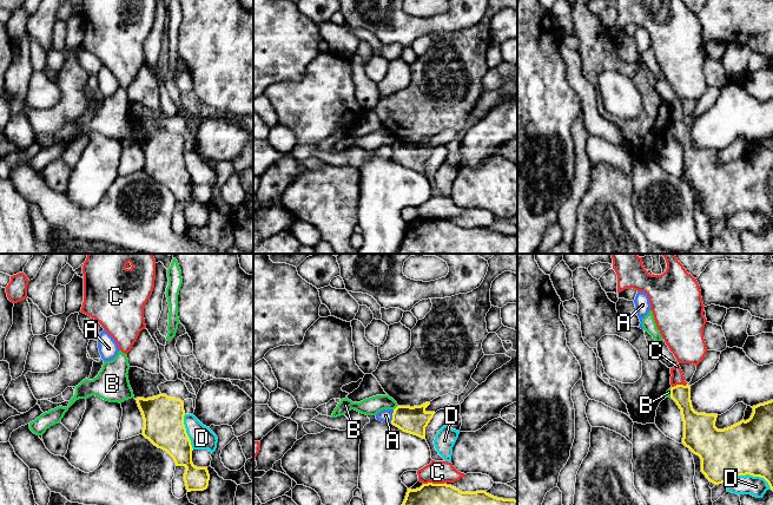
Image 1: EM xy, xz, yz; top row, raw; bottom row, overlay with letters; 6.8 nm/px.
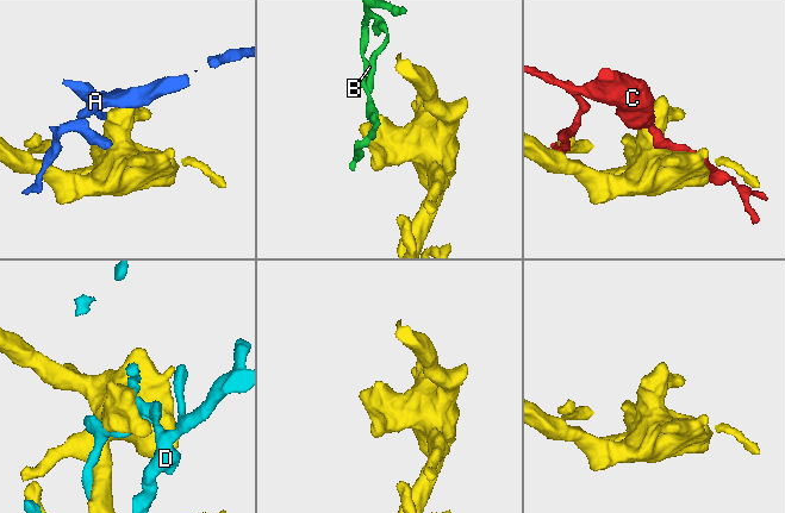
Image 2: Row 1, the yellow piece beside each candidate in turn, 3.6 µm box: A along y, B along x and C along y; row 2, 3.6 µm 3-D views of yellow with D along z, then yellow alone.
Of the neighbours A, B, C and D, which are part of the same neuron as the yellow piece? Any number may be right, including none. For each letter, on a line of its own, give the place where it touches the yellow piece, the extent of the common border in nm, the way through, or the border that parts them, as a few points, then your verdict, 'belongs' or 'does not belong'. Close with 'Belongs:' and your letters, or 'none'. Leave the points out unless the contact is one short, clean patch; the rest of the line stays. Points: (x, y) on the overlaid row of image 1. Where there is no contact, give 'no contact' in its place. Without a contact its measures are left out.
A: contact xz (392, 415); length 90 nm; does not belong
B: contact xz (396, 407); length 50 nm; border xz (397, 405), (394, 410); does not belong
C: contact xz (431, 483); length 140 nm; does not belong
D: contact yz (750, 474); length 320 nm; does not belong
Belongs: none

